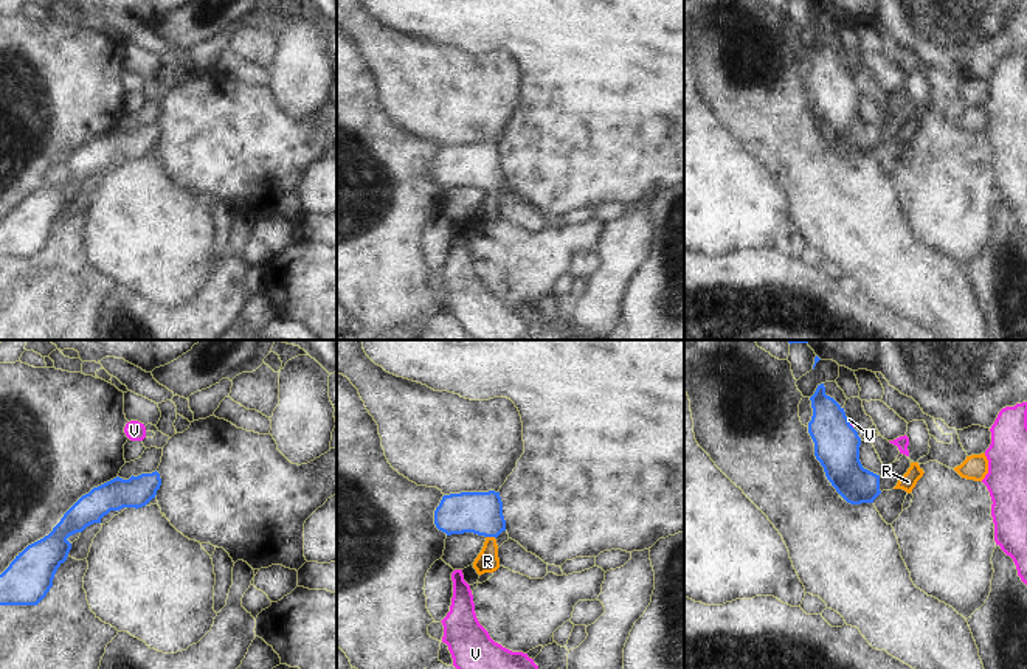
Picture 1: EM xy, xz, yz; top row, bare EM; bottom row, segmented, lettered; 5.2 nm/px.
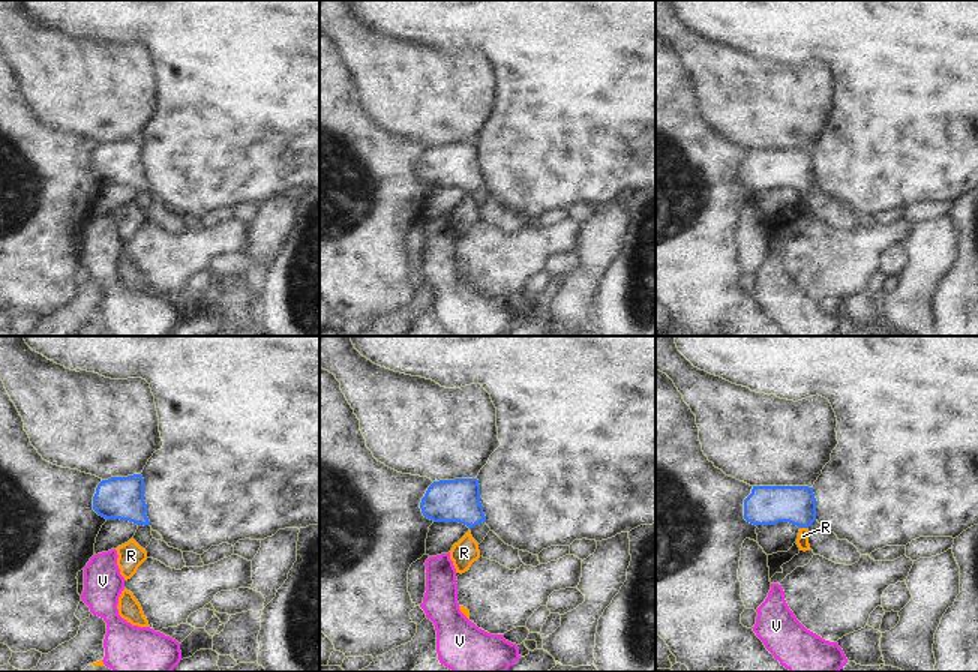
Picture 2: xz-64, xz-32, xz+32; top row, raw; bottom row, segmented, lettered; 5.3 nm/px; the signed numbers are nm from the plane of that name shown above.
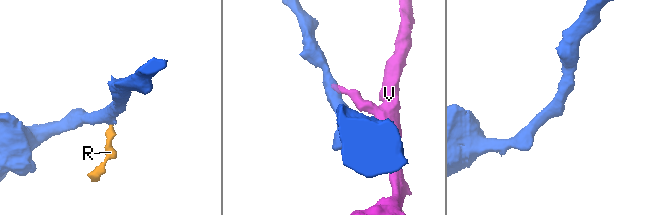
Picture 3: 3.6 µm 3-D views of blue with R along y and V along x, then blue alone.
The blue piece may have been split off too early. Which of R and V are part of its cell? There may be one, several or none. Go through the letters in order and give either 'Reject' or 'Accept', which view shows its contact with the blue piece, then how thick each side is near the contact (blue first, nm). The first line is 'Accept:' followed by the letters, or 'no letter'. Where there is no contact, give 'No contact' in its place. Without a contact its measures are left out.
Accept: R
R: Accept. Touches blue in xz. Thickness 220 nm (blue) against 120 nm
V: Reject. Touches blue in yz. Thickness 240 nm (blue) against 20 nm

